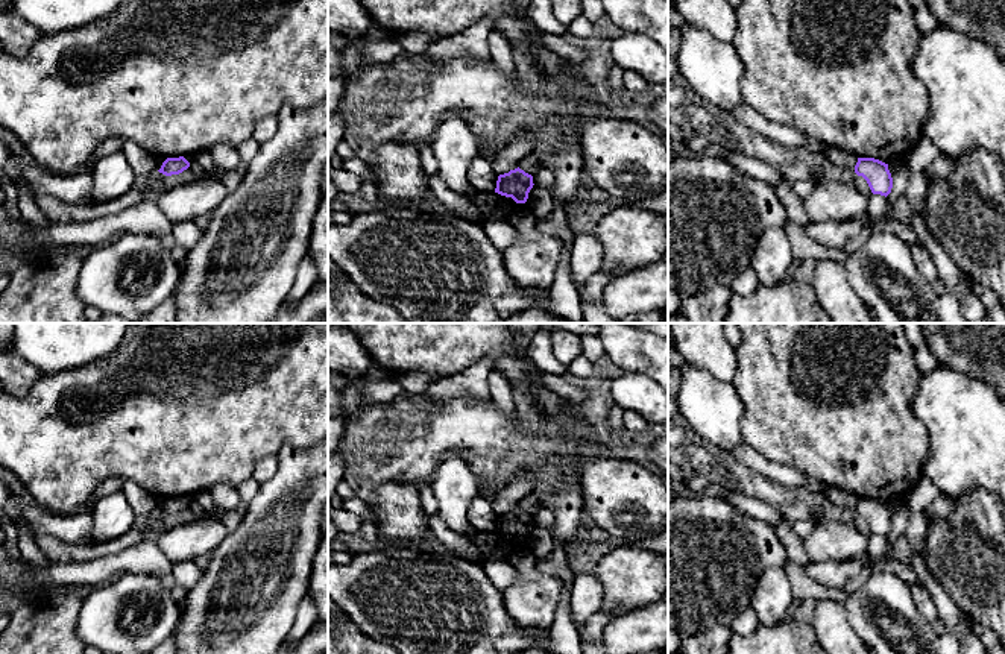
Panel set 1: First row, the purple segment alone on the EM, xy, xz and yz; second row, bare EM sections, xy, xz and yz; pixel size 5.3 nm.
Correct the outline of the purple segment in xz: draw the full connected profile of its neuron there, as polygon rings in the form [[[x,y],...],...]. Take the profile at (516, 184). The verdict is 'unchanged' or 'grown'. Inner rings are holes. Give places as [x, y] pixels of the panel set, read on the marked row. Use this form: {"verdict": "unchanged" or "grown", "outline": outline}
{"verdict": "unchanged", "outline": [[[518,167],[498,176],[495,193],[512,197],[516,203],[525,203],[533,185],[533,176]]]}

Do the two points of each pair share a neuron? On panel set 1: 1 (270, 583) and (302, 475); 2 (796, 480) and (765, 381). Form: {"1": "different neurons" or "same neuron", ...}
{"1": "same neuron", "2": "different neurons"}

